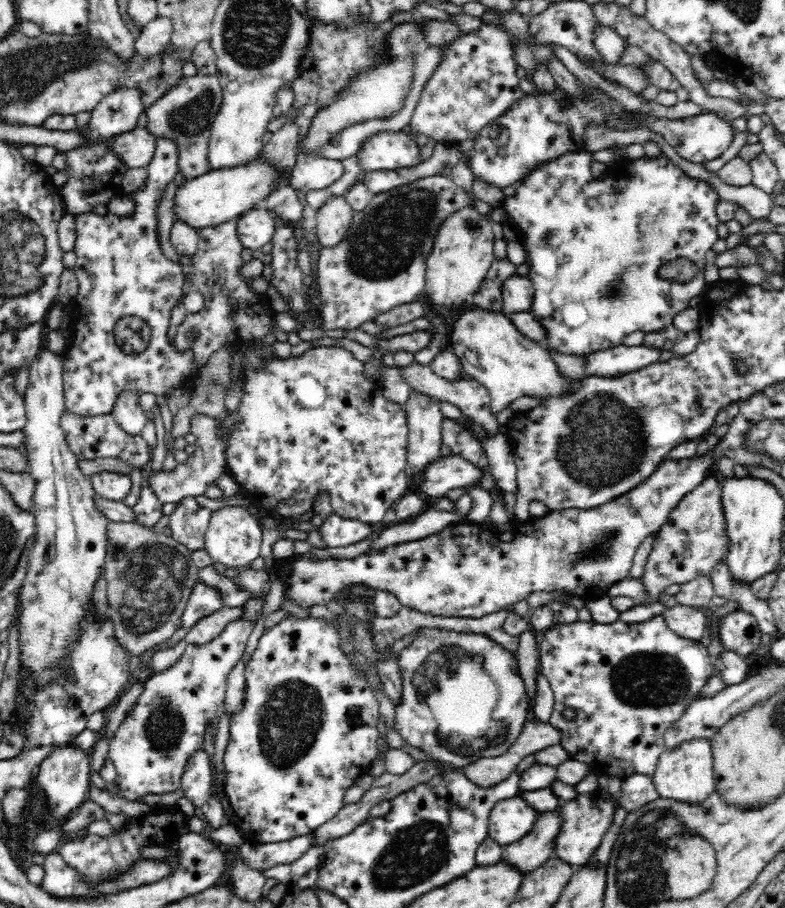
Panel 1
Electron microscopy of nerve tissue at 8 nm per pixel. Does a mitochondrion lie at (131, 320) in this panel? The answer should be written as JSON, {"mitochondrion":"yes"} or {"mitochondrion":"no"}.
{"mitochondrion":"yes"}

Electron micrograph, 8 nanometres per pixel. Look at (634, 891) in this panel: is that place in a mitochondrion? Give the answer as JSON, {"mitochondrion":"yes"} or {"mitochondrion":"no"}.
{"mitochondrion":"yes"}

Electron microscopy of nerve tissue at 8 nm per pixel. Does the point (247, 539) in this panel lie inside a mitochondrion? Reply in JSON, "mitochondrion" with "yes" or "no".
{"mitochondrion":"yes"}

